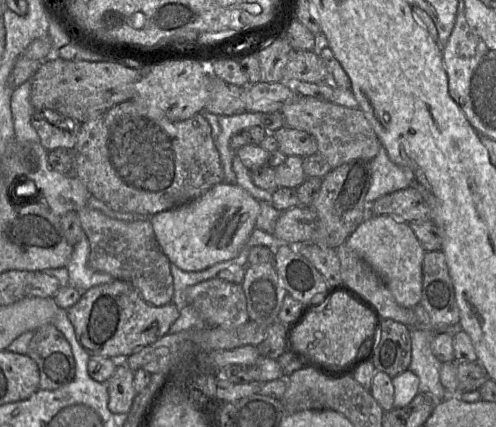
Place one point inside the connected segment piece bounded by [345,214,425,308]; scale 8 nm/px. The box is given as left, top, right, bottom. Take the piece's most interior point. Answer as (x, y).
(390, 247)

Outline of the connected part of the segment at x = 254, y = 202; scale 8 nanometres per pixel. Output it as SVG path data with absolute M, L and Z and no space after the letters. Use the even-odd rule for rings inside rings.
M225 181L213 186L198 198L179 207L150 216L156 240L172 264L185 271L201 271L235 258L256 228L260 202L238 184Z

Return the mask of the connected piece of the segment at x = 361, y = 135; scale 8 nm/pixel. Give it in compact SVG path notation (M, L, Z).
M297 96L279 111L284 115L287 126L306 131L316 139L317 152L332 169L352 160L372 161L378 154L381 143L359 107L347 108L312 96Z

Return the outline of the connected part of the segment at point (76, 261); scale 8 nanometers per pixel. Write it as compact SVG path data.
M84 235L74 247L71 259L66 265L69 274L69 286L81 292L105 283L114 281L114 277L108 273L95 271L88 265L90 243Z

